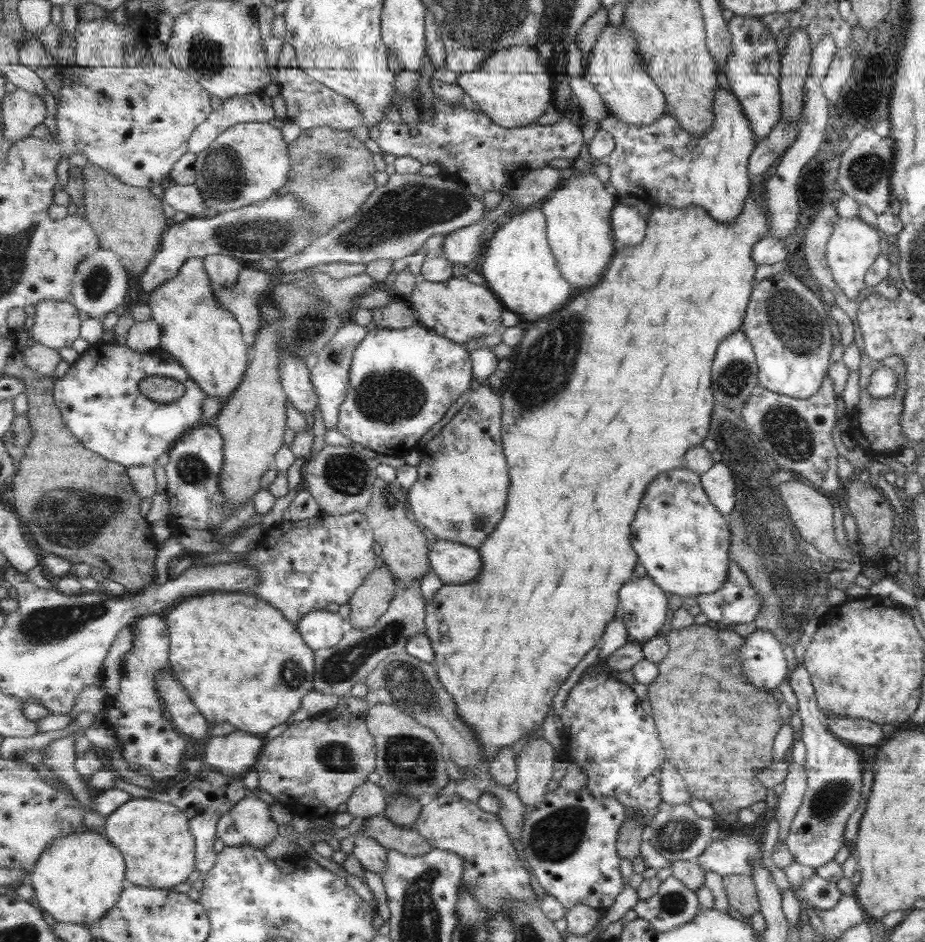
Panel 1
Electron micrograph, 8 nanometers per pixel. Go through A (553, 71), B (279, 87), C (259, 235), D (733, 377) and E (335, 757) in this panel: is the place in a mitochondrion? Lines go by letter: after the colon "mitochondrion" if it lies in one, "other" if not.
A: other
B: other
C: mitochondrion
D: mitochondrion
E: mitochondrion

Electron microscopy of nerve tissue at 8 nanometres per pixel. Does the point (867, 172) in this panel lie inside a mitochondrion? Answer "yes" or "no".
yes

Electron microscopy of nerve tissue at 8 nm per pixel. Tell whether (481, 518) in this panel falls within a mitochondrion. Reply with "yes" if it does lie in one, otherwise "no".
yes

